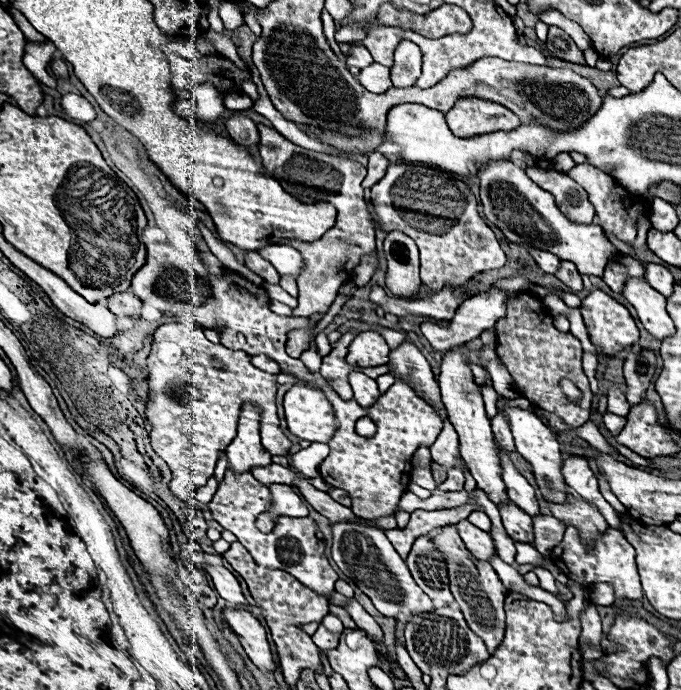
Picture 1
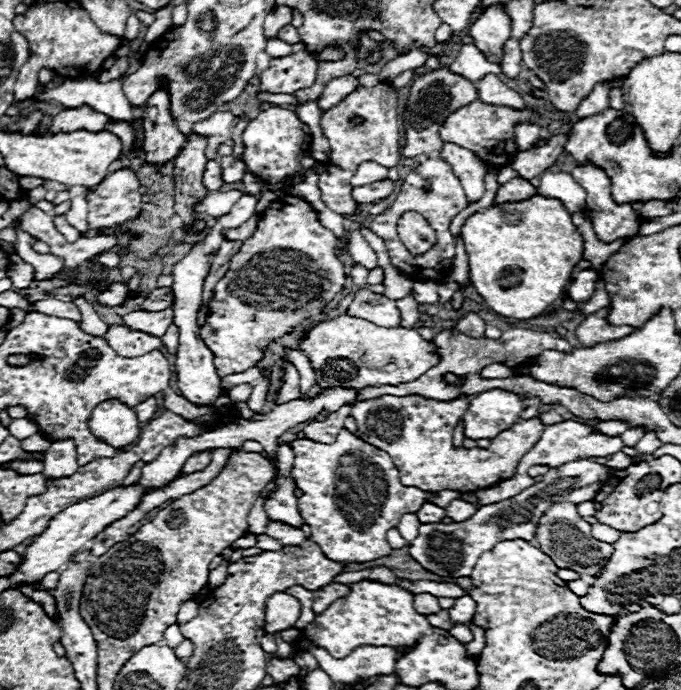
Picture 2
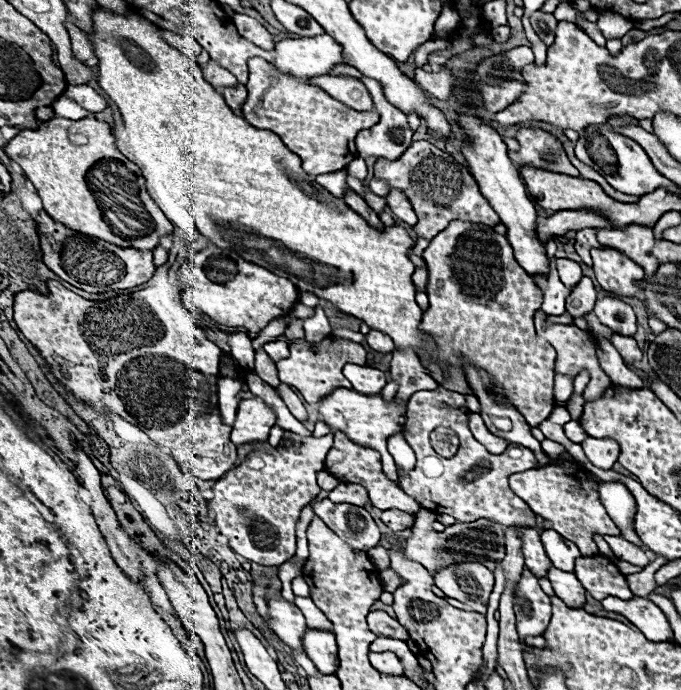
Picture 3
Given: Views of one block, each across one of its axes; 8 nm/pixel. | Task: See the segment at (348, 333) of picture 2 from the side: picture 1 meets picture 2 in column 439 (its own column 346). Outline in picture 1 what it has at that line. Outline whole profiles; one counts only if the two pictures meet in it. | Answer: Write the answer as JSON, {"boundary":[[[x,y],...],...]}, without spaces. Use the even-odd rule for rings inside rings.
{"boundary":[[[368,330],[368,332],[360,332],[352,340],[352,344],[348,346],[346,362],[362,368],[372,368],[372,366],[388,364],[388,354],[390,354],[390,348],[386,340],[378,332]]]}

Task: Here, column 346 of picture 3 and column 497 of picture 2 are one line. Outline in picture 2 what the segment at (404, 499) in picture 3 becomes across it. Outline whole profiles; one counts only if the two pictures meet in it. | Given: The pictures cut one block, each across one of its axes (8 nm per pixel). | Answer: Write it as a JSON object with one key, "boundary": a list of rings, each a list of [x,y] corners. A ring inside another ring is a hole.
{"boundary":[[[476,394],[462,396],[462,404],[424,400],[420,396],[380,396],[354,404],[350,416],[356,420],[360,438],[364,442],[392,456],[392,462],[400,470],[400,480],[404,486],[416,486],[424,492],[476,492],[510,478],[516,472],[516,464],[524,452],[528,452],[532,444],[540,440],[544,424],[538,418],[522,420],[500,434],[488,449],[456,448],[452,444],[454,426],[474,396]]]}

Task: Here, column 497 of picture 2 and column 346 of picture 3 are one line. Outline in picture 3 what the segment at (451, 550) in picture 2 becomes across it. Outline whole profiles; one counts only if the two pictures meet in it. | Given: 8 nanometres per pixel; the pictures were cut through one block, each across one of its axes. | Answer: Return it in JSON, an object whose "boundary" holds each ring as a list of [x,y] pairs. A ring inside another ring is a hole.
{"boundary":[[[326,498],[314,504],[314,512],[354,550],[368,552],[380,542],[380,530],[364,508],[356,508],[354,504],[334,504]]]}

